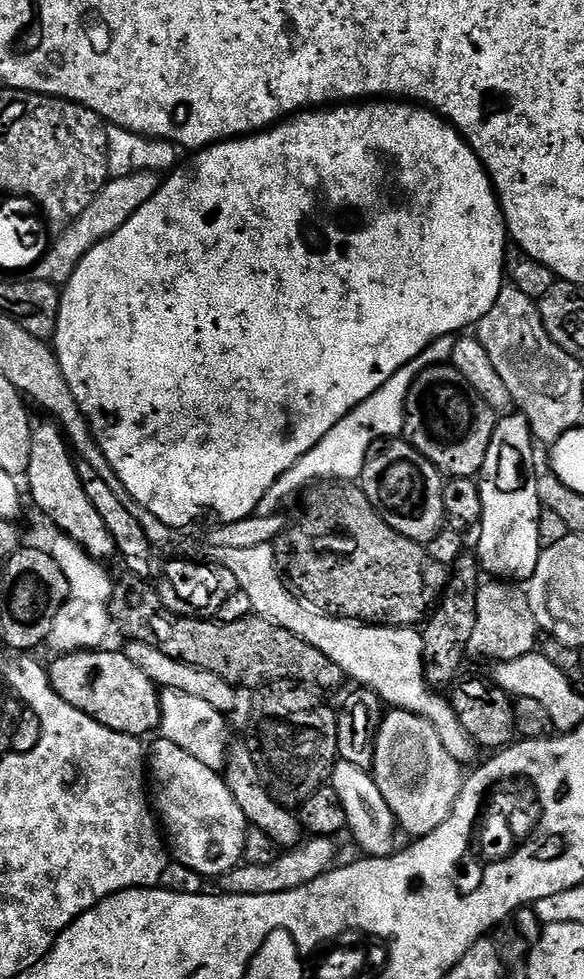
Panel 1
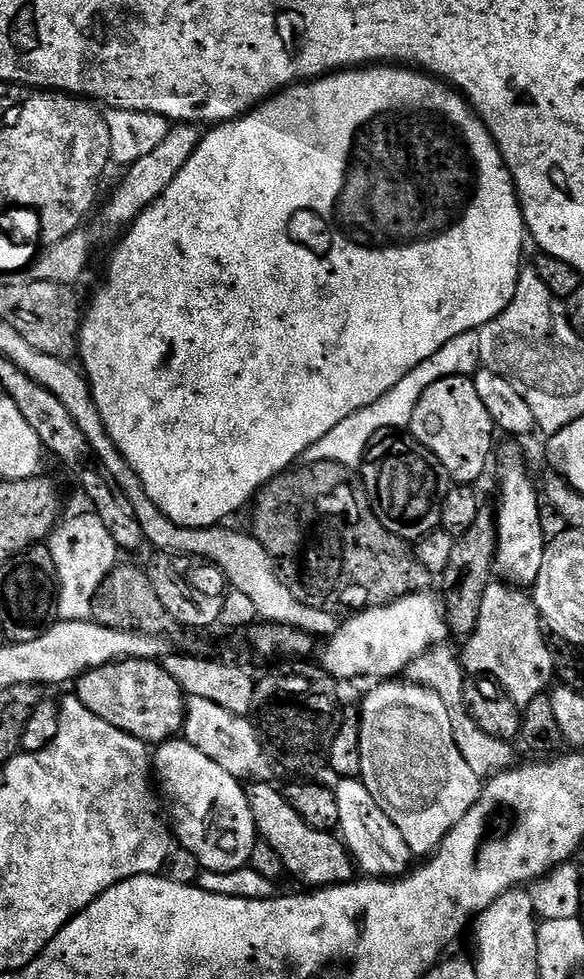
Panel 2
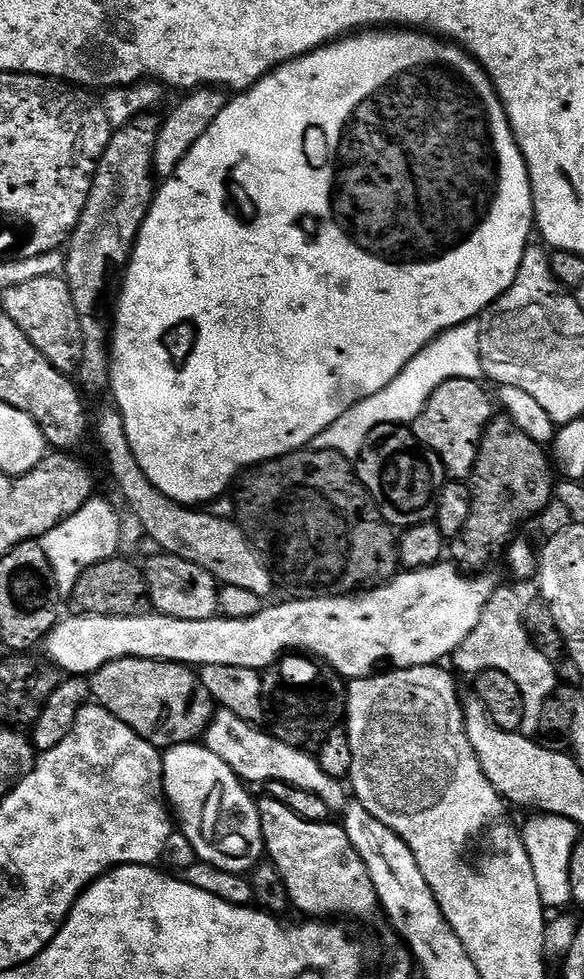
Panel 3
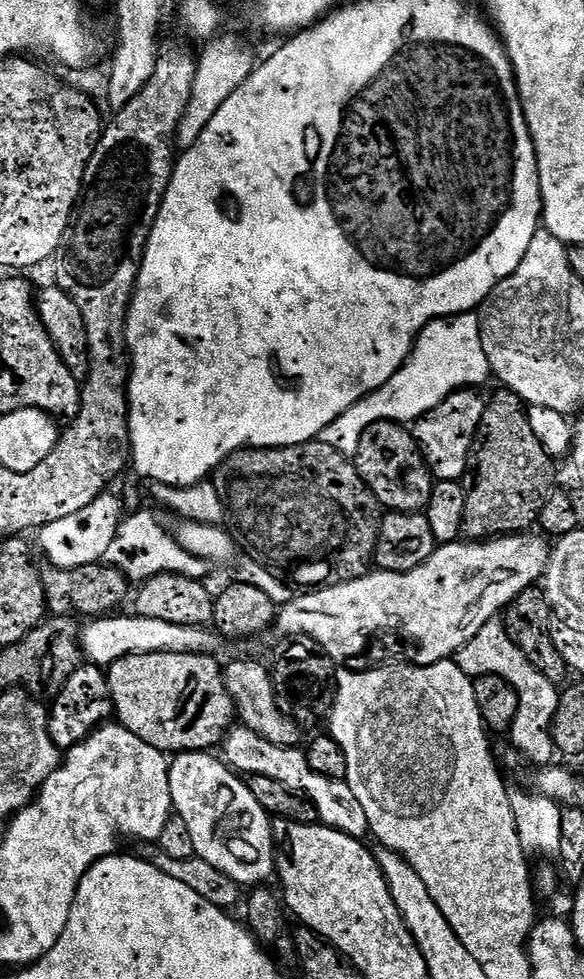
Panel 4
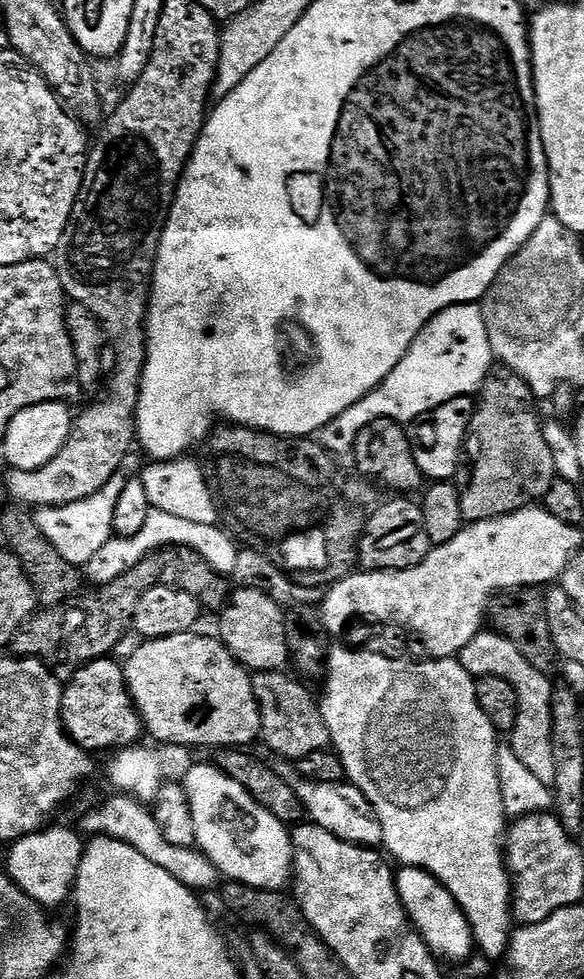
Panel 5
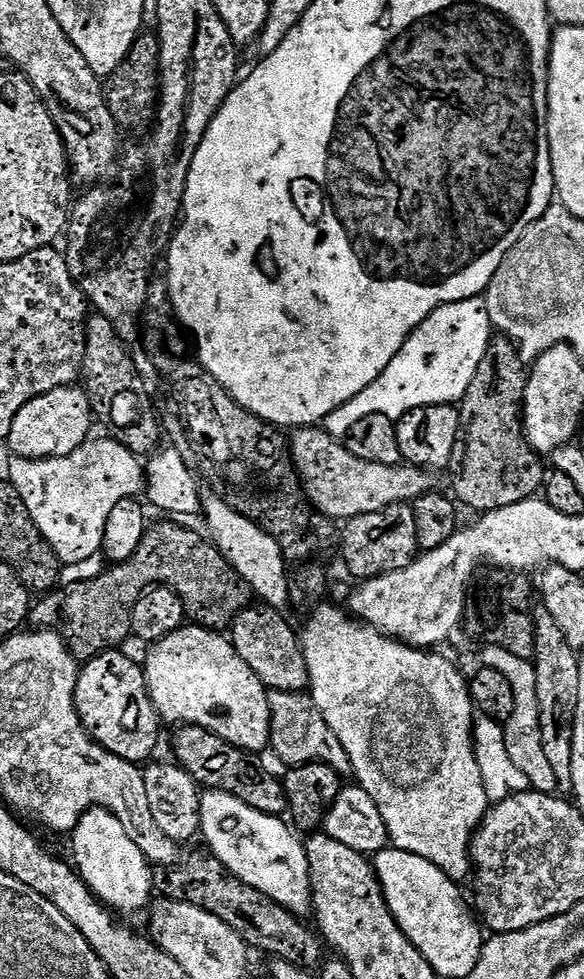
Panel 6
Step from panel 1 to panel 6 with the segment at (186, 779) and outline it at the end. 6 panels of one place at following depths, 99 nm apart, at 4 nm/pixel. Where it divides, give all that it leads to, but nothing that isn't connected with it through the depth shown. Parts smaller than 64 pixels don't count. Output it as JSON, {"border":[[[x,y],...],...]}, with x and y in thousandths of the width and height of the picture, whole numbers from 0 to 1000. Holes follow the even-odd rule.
{"border":[[[356,807],[342,814],[346,858],[358,862],[361,873],[378,878],[392,891],[414,901],[449,909],[505,936],[521,938],[536,931],[534,898],[515,855],[478,834],[457,834],[392,809]]]}

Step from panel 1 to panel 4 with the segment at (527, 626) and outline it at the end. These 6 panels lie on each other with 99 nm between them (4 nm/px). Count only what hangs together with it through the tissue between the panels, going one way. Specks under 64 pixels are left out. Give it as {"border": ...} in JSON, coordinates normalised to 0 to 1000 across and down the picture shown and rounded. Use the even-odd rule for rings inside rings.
{"border":[[[858,632],[841,633],[798,658],[786,663],[777,677],[793,687],[815,694],[822,691],[853,691],[873,697],[887,709],[887,728],[880,742],[870,749],[878,762],[916,783],[937,783],[952,772],[945,754],[949,729],[959,716],[957,702],[938,693],[890,664],[870,648],[868,640]]]}

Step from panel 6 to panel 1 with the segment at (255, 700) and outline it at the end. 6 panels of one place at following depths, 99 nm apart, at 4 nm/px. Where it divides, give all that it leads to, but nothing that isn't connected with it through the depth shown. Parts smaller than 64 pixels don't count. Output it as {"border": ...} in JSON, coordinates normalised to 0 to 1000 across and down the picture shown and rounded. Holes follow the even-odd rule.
{"border":[[[139,664],[103,668],[96,675],[82,682],[82,692],[89,703],[108,715],[120,717],[134,725],[140,725],[154,733],[166,735],[175,742],[182,742],[197,748],[207,748],[217,752],[247,754],[252,748],[265,749],[274,742],[274,708],[276,704],[262,695],[250,693],[229,676],[212,669],[211,665],[178,666],[180,664]]]}

